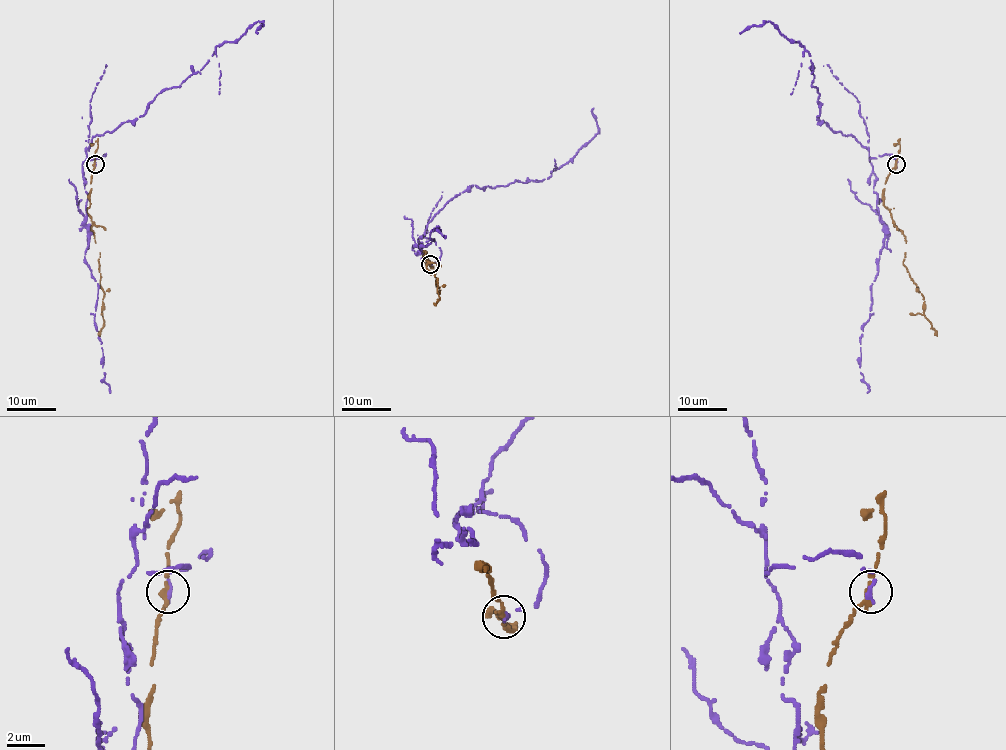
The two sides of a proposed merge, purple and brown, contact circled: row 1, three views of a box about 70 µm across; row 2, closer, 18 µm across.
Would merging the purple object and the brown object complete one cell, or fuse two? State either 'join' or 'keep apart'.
keep apart

